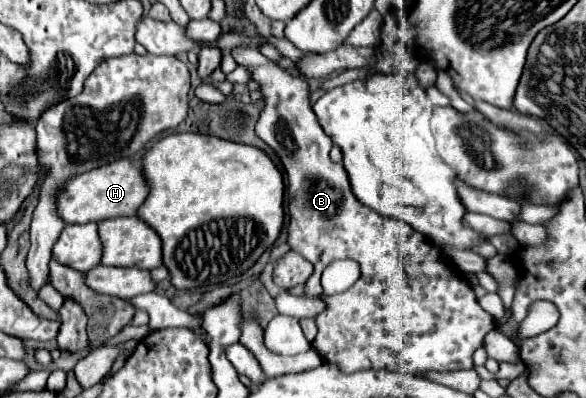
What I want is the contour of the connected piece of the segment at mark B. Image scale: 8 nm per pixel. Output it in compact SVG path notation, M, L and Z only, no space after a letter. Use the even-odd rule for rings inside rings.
M255 46L233 48L231 56L237 60L237 64L249 68L253 80L261 84L265 108L255 130L257 136L275 150L287 172L287 192L291 198L287 242L291 250L303 254L315 268L305 284L303 294L309 298L321 298L325 302L325 310L315 316L317 336L311 342L313 350L317 350L325 362L333 362L333 366L345 370L345 374L369 368L407 374L473 368L473 352L483 346L483 338L497 324L495 318L479 306L477 296L463 274L447 258L443 258L443 250L433 246L429 238L401 220L385 218L375 210L369 210L355 198L343 164L335 164L329 158L333 142L321 130L315 112L311 110L309 88L303 78L287 74L275 62L259 54ZM339 258L355 260L361 266L361 278L349 290L325 296L321 286L321 272L327 268L327 264Z

